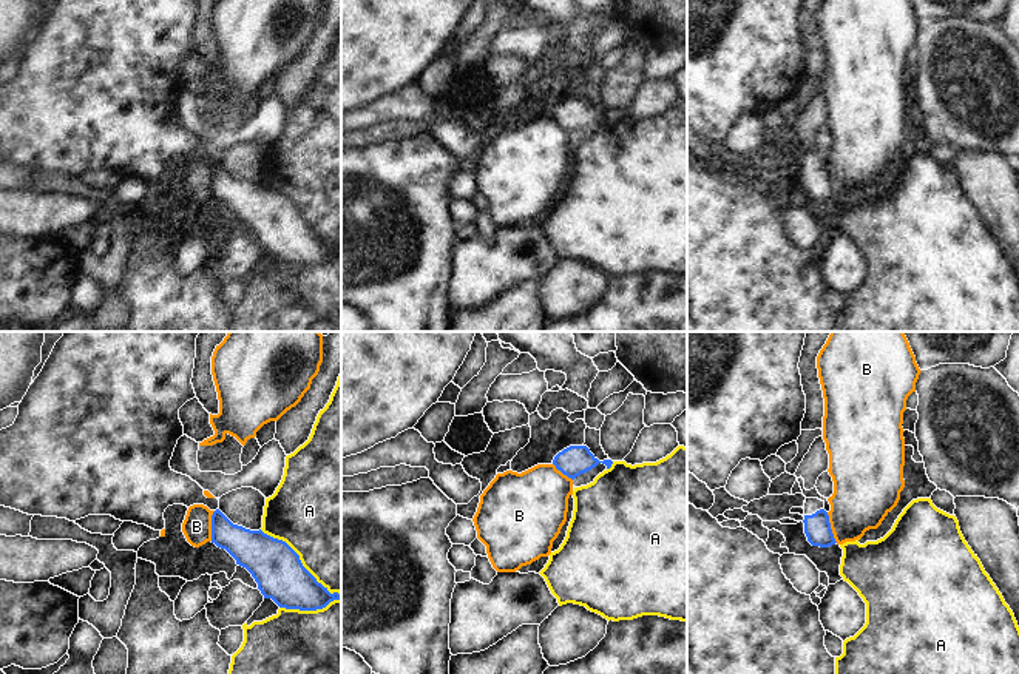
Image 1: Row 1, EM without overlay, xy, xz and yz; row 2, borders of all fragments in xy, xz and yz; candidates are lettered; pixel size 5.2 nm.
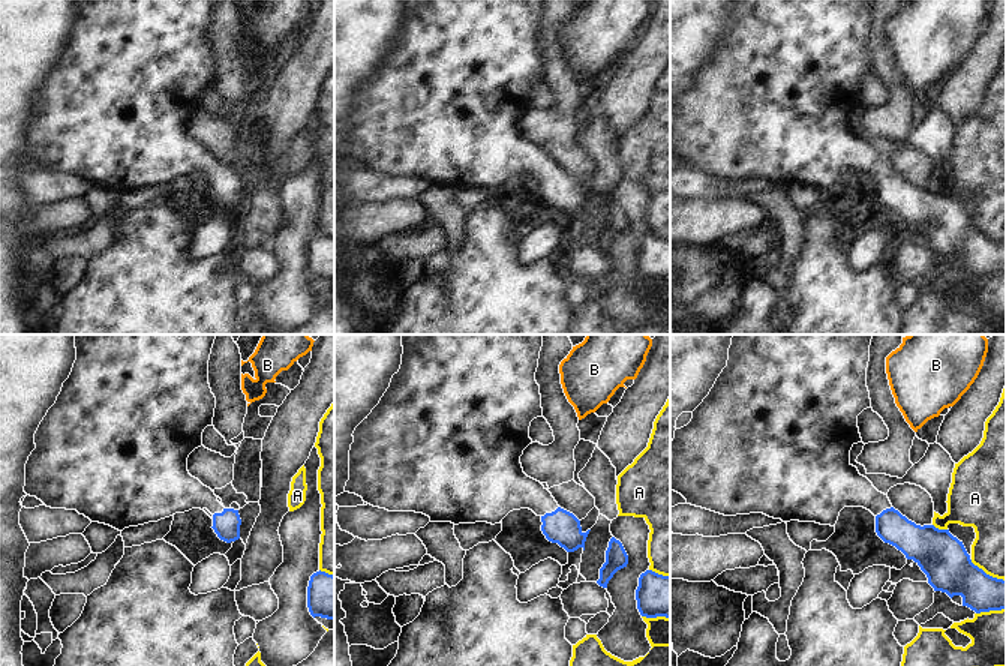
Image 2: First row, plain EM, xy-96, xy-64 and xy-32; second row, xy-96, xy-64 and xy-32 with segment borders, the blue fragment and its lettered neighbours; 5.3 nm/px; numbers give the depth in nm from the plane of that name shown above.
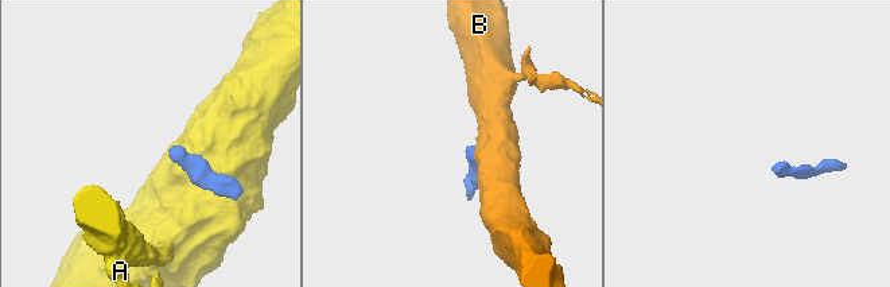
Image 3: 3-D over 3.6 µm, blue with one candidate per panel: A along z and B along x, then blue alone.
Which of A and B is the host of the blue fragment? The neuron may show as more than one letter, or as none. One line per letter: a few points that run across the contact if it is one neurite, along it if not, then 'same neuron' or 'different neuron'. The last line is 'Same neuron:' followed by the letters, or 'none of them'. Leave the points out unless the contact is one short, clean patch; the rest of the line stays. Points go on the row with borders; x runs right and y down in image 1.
A: different neuron
B: line xy (215, 511), (212, 515), (210, 540); different neuron
Same neuron: none of them

